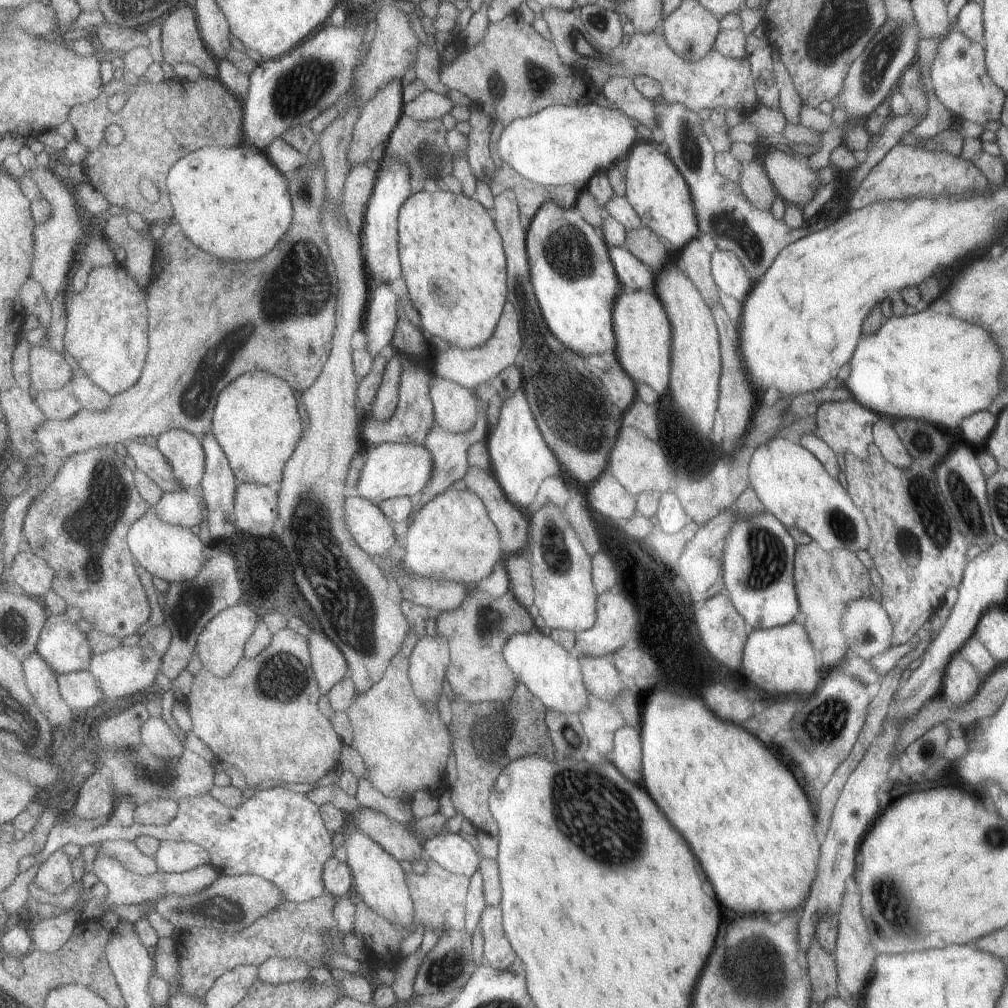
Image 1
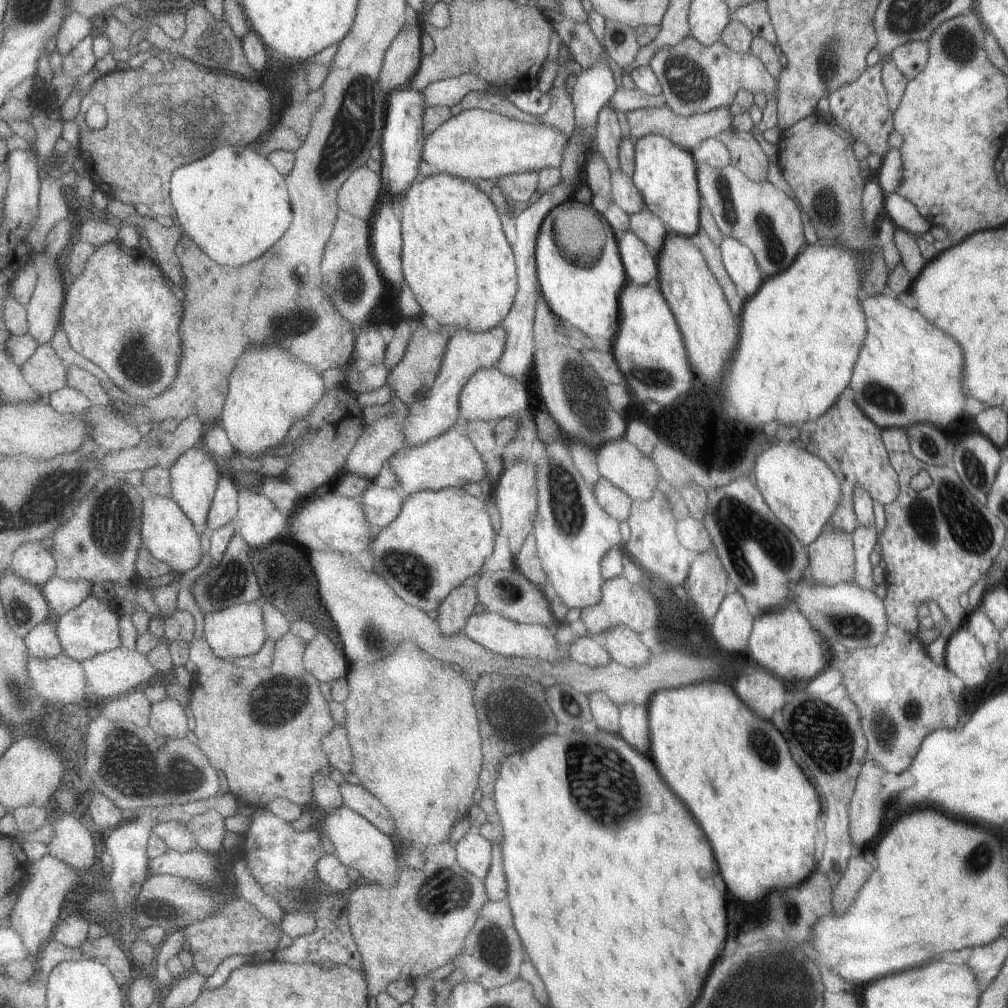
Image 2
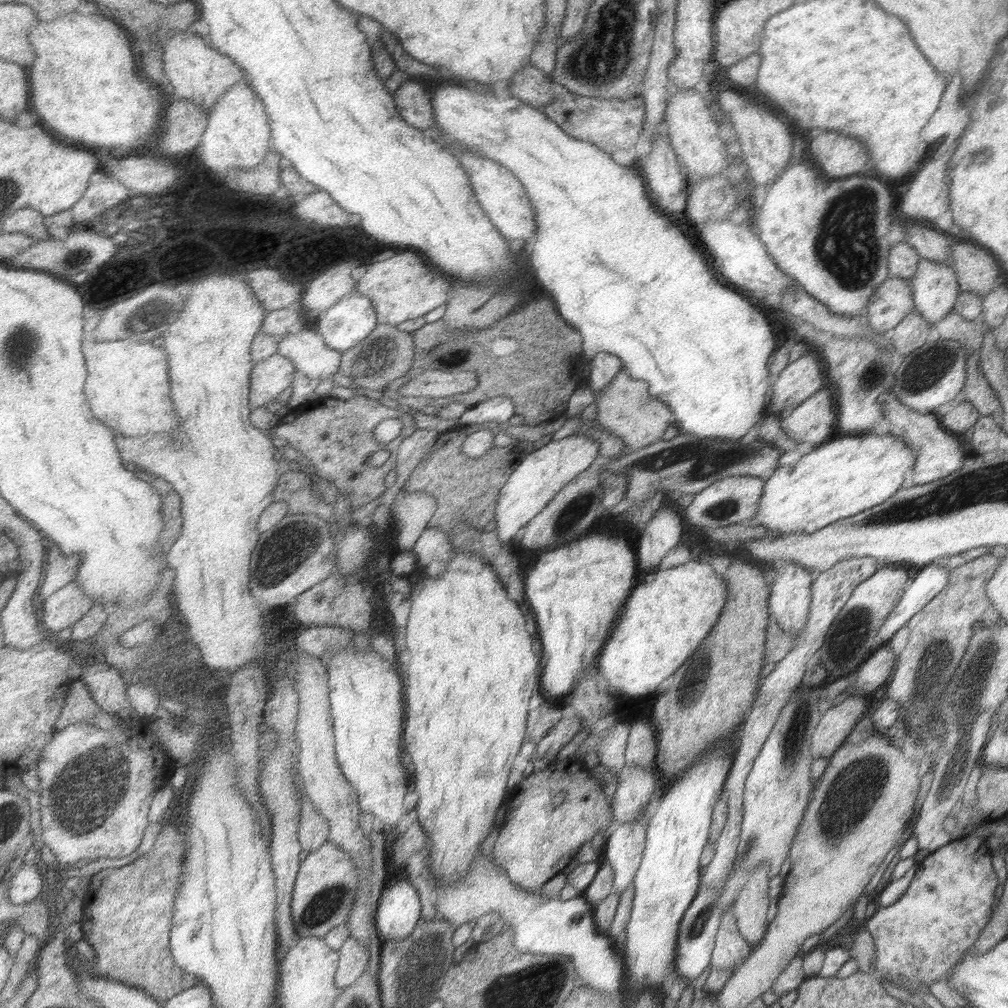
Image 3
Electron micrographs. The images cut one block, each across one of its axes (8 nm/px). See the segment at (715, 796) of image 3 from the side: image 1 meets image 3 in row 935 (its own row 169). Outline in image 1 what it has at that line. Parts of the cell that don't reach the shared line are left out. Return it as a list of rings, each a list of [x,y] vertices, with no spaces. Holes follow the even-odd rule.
[[[639,140],[633,146],[627,160],[629,160],[629,166],[627,166],[629,202],[635,206],[635,210],[643,218],[645,226],[655,230],[655,234],[661,234],[667,240],[667,244],[673,248],[673,252],[679,252],[681,248],[685,248],[689,244],[689,240],[695,240],[695,236],[697,236],[697,222],[695,222],[695,214],[693,214],[691,196],[687,190],[689,184],[685,182],[683,174],[677,170],[673,160],[665,154],[659,154],[651,146],[651,142]]]

